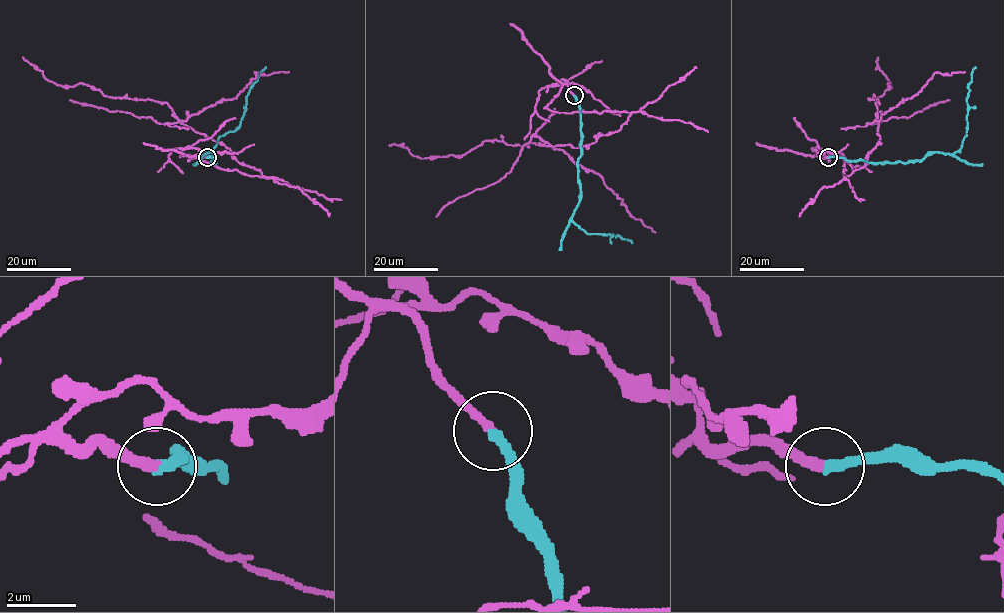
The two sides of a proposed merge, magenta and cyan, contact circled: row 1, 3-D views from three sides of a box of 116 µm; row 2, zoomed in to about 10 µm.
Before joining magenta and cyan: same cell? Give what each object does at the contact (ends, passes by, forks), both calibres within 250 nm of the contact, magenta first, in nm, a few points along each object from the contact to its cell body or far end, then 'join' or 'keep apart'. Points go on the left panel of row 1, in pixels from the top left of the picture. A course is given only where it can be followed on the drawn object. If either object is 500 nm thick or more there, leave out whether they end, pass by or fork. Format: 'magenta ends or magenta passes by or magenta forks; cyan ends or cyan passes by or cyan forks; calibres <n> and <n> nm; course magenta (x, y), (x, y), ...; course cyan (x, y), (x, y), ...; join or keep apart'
magenta ends; cyan ends; calibres 260 and 320 nm; course magenta (208, 157), (179, 151), (263, 176), (182, 124), (166, 103), (105, 96), (82, 83), (56, 85), (23, 57); course cyan (208, 157), (215, 163), (211, 163), (212, 152), (205, 154), (221, 136), (239, 125), (246, 96), (266, 66); keep apart

